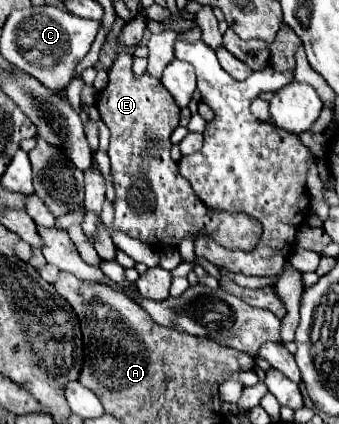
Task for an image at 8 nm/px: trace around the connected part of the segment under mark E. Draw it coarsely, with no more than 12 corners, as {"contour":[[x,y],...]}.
{"contour":[[116,53],[110,129],[114,231],[176,247],[206,229],[250,251],[260,221],[198,201],[170,157],[180,107]]}

